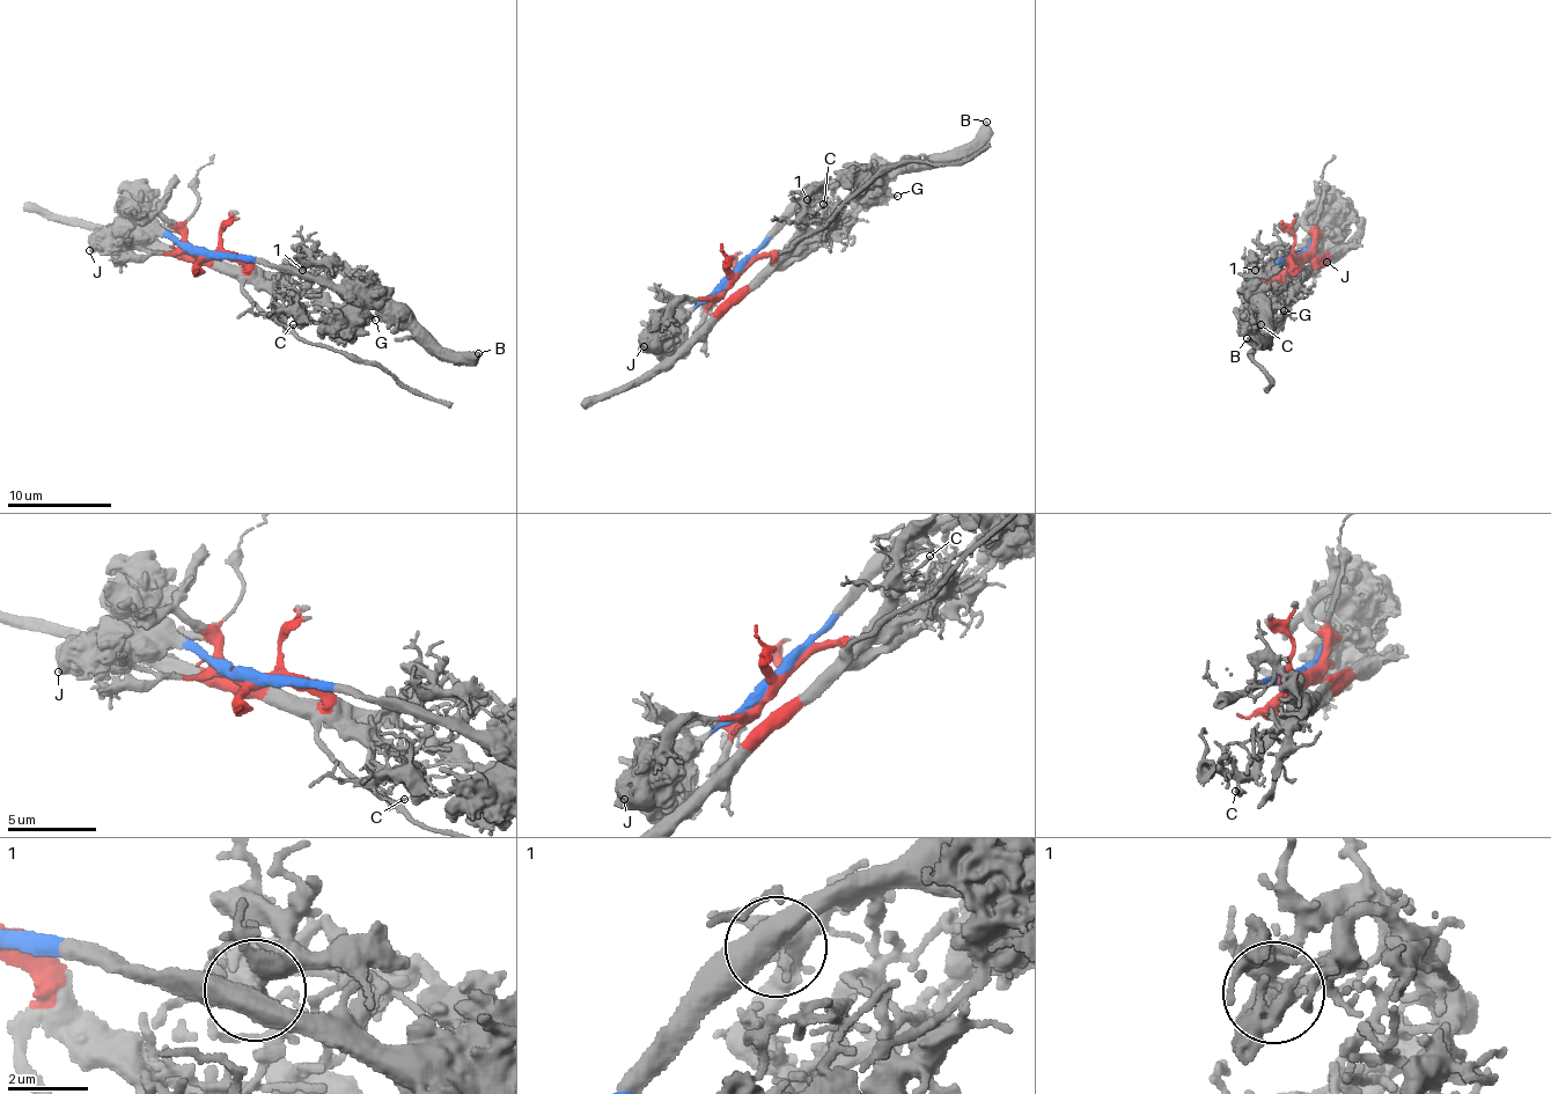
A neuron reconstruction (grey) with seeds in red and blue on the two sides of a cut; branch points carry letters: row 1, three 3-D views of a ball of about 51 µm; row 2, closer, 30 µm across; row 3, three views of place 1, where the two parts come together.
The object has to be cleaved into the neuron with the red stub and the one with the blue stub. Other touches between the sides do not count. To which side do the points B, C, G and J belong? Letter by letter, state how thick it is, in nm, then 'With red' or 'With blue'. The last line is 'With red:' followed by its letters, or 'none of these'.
B: Thickness 440 nm. With blue
C: Thickness 170 nm. With red
G: Thickness 240 nm. With blue
J: Thickness 750 nm. With blue
With red: C

